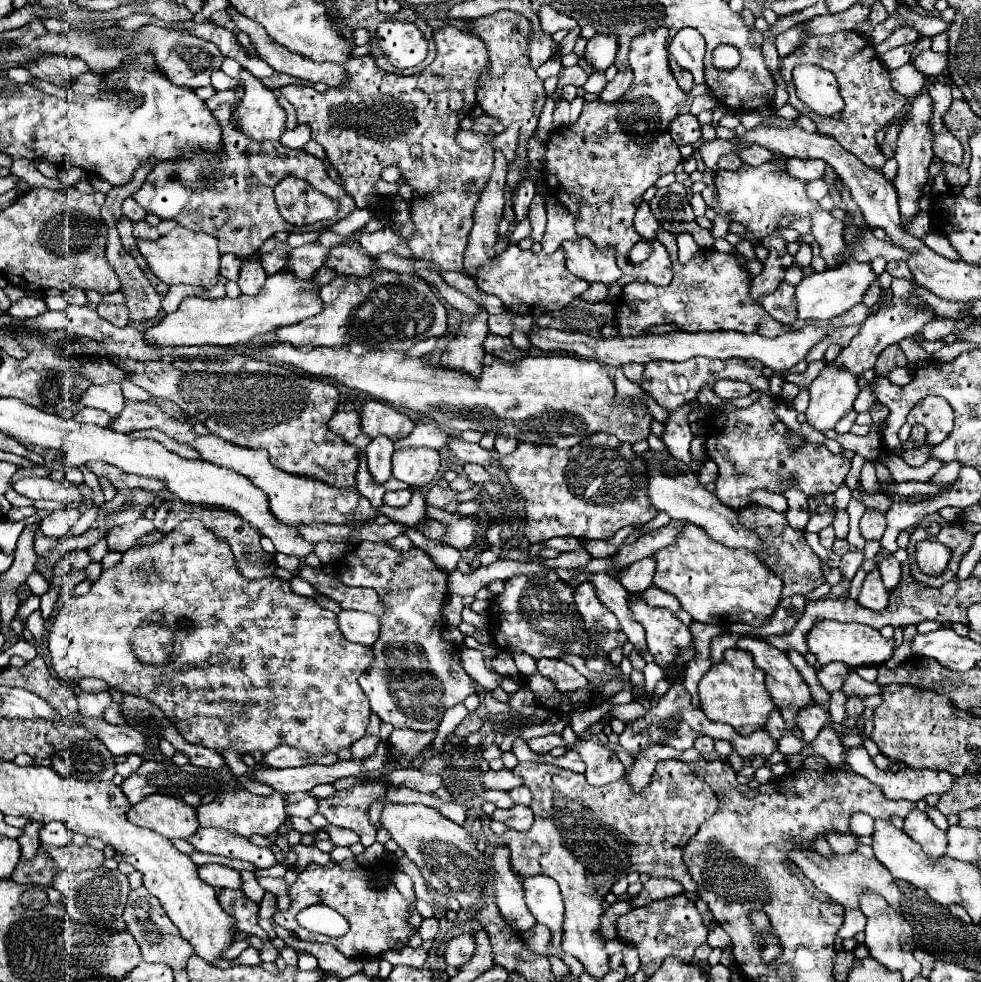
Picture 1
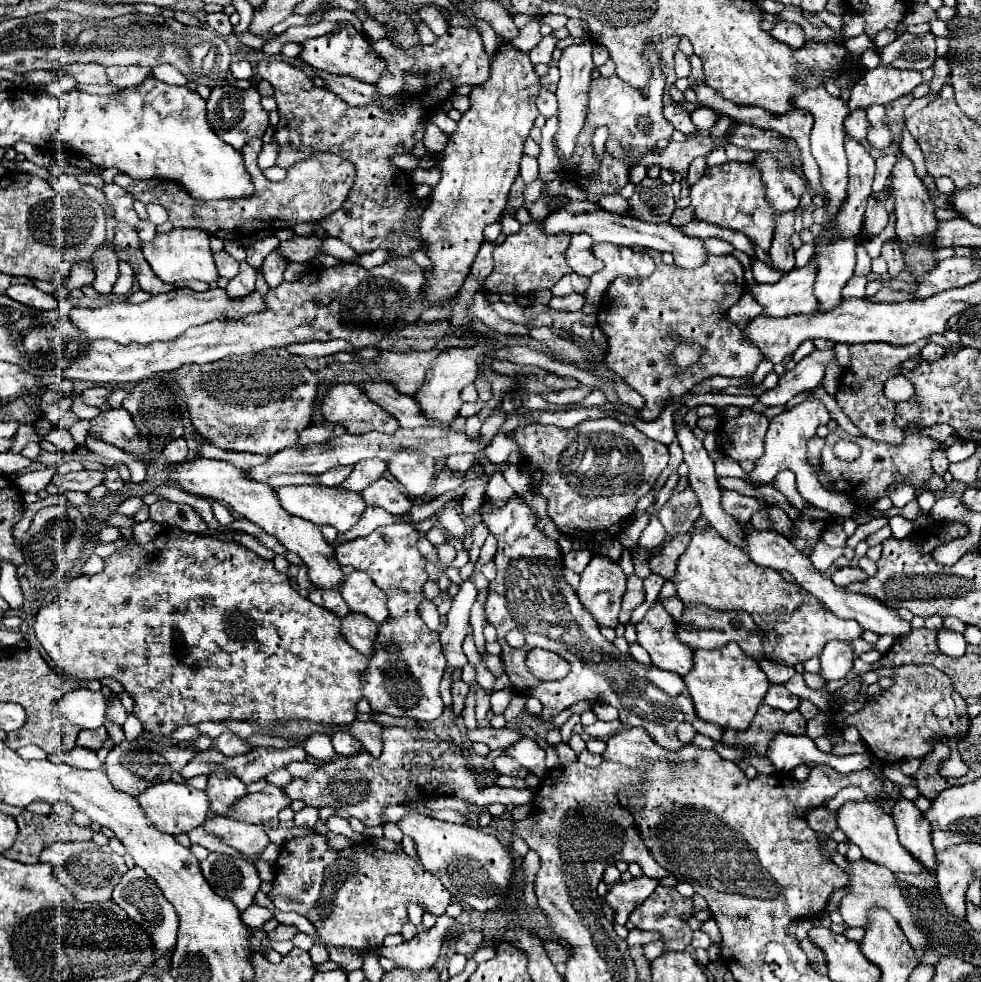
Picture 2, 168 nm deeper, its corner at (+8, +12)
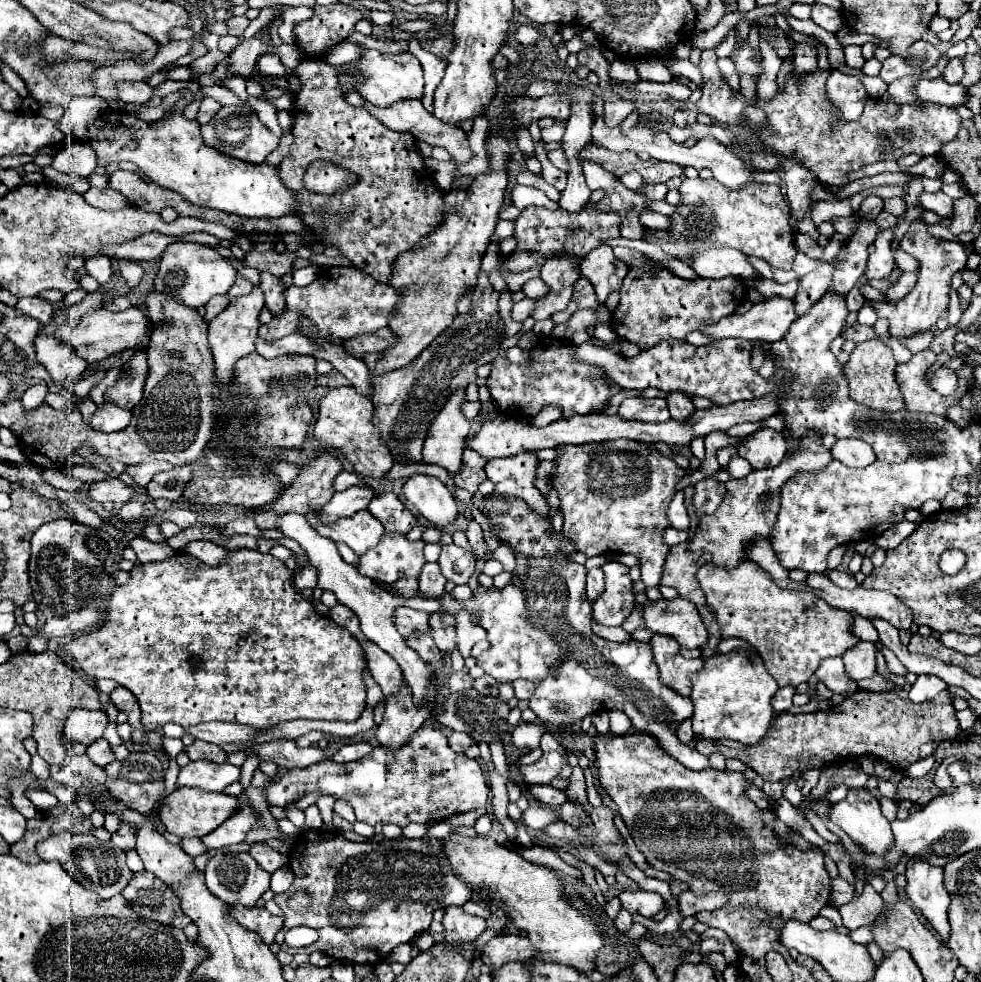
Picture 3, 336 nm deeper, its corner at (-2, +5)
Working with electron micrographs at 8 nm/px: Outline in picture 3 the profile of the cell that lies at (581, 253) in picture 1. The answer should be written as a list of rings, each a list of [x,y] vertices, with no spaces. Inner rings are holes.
[[[599,246],[581,260],[581,274],[595,286],[597,300],[605,302],[611,292],[621,288],[623,278],[627,276],[627,266],[615,258],[609,246]]]

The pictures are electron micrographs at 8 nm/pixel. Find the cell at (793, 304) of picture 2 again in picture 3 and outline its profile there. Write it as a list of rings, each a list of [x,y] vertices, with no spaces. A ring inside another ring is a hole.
[[[771,296],[771,298],[763,300],[763,302],[753,304],[753,308],[749,312],[725,316],[717,324],[701,328],[701,332],[713,336],[715,340],[721,340],[721,338],[743,338],[743,340],[777,342],[779,338],[783,338],[783,334],[787,334],[787,330],[791,328],[791,322],[795,322],[795,318],[797,318],[797,314],[795,314],[795,300],[793,298]]]

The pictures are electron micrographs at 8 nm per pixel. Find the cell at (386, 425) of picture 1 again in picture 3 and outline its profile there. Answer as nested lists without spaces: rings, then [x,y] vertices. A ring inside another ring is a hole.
[[[353,386],[333,388],[319,404],[319,416],[313,428],[315,438],[325,448],[341,450],[341,454],[355,466],[361,476],[383,476],[391,466],[393,458],[389,446],[383,442],[379,428],[373,424],[373,402],[371,398],[355,392]]]

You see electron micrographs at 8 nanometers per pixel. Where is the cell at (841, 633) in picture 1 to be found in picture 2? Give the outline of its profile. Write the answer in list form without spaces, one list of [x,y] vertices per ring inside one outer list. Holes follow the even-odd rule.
[[[713,527],[691,533],[687,551],[679,557],[677,573],[671,579],[677,587],[677,597],[683,603],[705,603],[719,611],[745,611],[763,631],[765,659],[795,667],[807,659],[821,655],[821,649],[831,639],[853,641],[861,637],[861,625],[853,619],[835,617],[819,599],[797,583],[787,583],[777,571],[755,565],[747,553],[733,543],[721,539]]]

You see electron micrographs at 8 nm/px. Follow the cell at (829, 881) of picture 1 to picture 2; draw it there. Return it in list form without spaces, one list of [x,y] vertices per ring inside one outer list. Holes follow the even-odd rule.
[[[861,859],[861,861],[857,861],[857,863],[851,863],[849,885],[851,885],[849,895],[843,897],[843,901],[841,901],[841,905],[839,905],[839,911],[841,911],[841,917],[843,917],[845,925],[847,925],[847,927],[863,927],[863,929],[865,929],[867,923],[869,923],[869,909],[873,909],[873,907],[883,907],[883,909],[887,909],[887,911],[897,919],[899,927],[903,929],[905,937],[909,939],[911,947],[913,947],[918,956],[918,964],[921,964],[924,951],[928,947],[931,949],[931,941],[929,941],[929,937],[925,937],[925,933],[915,925],[915,921],[913,921],[913,917],[911,917],[911,911],[909,911],[909,907],[907,907],[907,903],[905,903],[905,897],[903,897],[899,885],[897,885],[897,879],[895,879],[893,871],[889,871],[889,869],[881,867],[881,865],[869,863],[867,859]]]

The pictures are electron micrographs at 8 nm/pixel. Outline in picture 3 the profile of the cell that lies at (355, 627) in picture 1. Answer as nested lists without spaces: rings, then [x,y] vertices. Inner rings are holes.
[[[373,642],[365,644],[365,660],[371,670],[371,676],[381,686],[383,696],[395,694],[397,686],[403,682],[399,664],[385,650],[379,650],[379,646],[375,646]]]

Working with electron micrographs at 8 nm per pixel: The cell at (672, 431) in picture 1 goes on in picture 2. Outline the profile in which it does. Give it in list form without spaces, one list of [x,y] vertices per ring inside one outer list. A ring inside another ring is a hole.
[[[649,251],[649,255],[655,261],[655,271],[645,279],[629,279],[625,275],[617,277],[607,293],[603,295],[603,301],[599,305],[599,327],[607,335],[607,353],[605,363],[607,367],[619,375],[631,389],[635,389],[645,399],[645,409],[641,411],[641,417],[645,421],[653,421],[663,411],[663,401],[671,397],[681,397],[691,391],[693,385],[701,383],[703,379],[711,375],[723,375],[723,377],[751,377],[761,363],[763,357],[759,357],[759,351],[747,338],[743,336],[739,328],[727,327],[729,317],[727,312],[733,303],[737,303],[745,291],[745,279],[743,279],[743,265],[733,255],[709,255],[709,263],[705,267],[699,267],[697,271],[685,271],[677,265],[665,265],[661,261],[659,251]],[[679,343],[699,343],[703,345],[703,353],[699,361],[691,367],[677,367],[673,361],[673,351]]]

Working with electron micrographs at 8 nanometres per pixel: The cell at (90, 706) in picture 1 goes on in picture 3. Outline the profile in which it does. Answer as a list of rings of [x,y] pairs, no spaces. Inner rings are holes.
[[[75,708],[71,710],[69,718],[64,723],[63,733],[69,741],[81,742],[89,746],[103,736],[107,724],[109,718],[103,710]]]

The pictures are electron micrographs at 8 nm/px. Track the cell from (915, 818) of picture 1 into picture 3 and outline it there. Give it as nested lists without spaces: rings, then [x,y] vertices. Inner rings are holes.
[[[909,860],[907,864],[907,896],[915,904],[917,910],[931,922],[931,926],[939,932],[943,940],[949,938],[949,922],[947,908],[951,896],[943,884],[943,868],[931,866],[929,862]]]

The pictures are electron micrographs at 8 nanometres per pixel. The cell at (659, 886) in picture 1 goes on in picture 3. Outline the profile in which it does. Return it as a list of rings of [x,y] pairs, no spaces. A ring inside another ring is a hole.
[[[637,890],[637,892],[621,892],[619,894],[621,906],[629,912],[629,914],[641,914],[641,916],[655,916],[657,912],[663,910],[663,898],[657,892],[645,892],[645,890]]]

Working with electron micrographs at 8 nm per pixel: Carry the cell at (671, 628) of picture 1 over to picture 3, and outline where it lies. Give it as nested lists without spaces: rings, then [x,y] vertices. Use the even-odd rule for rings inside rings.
[[[653,634],[651,648],[661,672],[661,680],[679,694],[691,694],[691,674],[703,670],[703,660],[689,660],[681,656],[681,646],[669,634]]]

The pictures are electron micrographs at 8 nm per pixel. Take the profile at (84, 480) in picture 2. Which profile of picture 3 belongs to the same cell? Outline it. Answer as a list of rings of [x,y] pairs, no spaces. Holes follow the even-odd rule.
[[[105,478],[101,482],[93,482],[87,488],[87,498],[93,502],[105,504],[105,502],[127,502],[133,496],[133,488],[129,488],[119,478]]]

